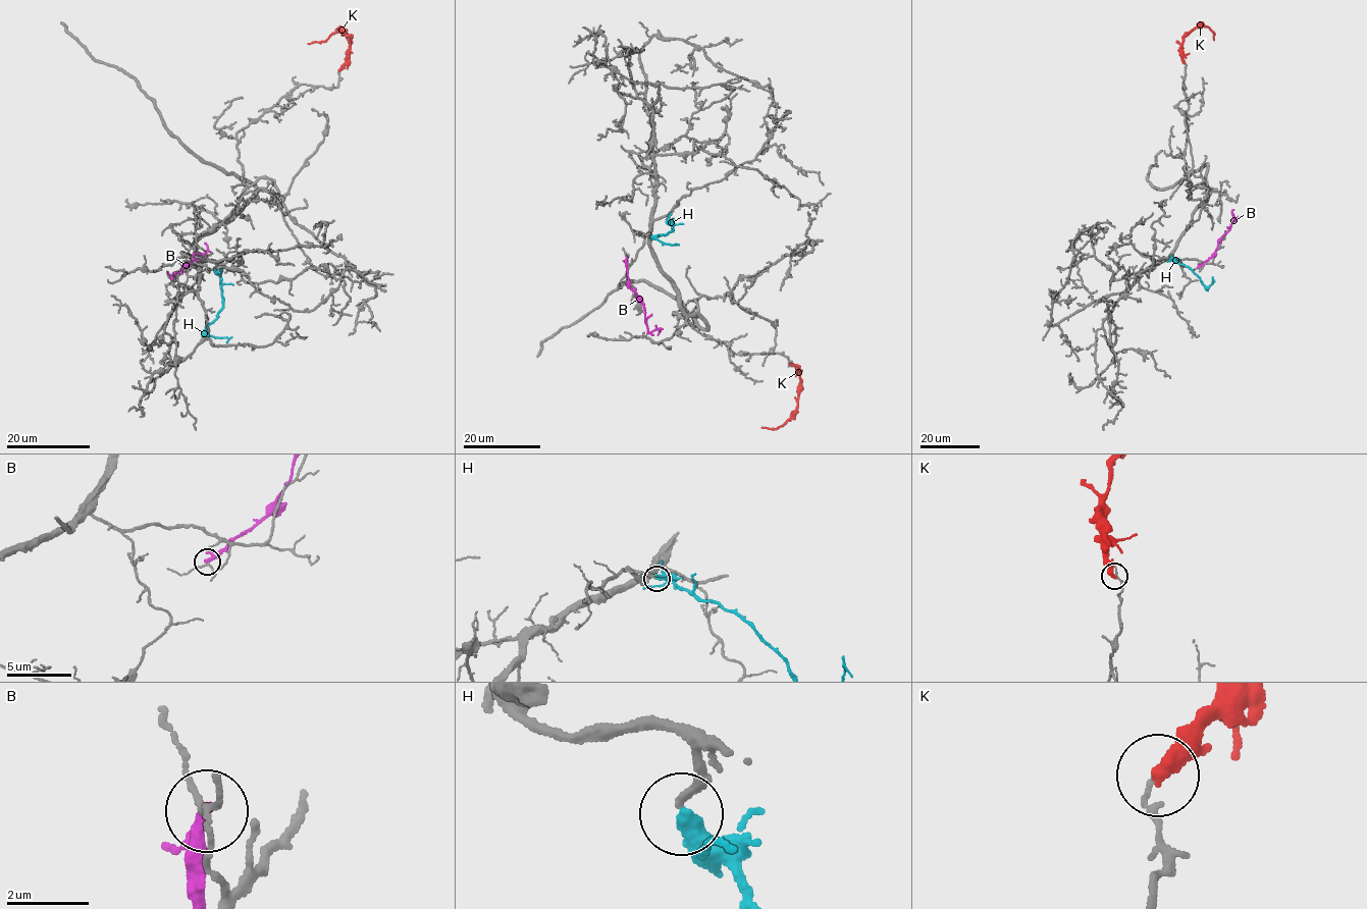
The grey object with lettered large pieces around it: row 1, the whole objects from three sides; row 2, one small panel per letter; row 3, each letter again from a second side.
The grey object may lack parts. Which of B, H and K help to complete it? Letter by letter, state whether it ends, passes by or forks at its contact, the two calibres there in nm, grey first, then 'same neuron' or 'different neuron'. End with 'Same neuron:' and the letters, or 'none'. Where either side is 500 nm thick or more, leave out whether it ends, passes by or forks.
B: it passes by | 90/220 nm | different neuron
H: it ends | 180/440 nm | same neuron
K: it ends | 140/400 nm | different neuron
Same neuron: H

